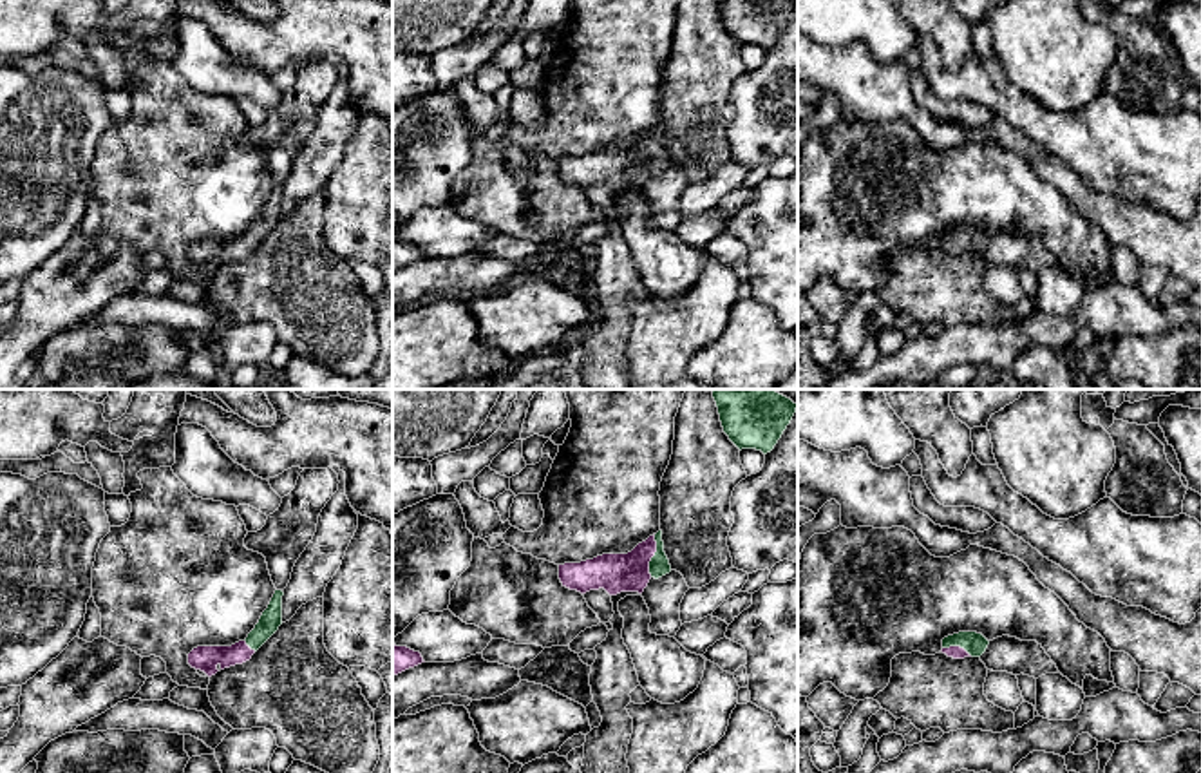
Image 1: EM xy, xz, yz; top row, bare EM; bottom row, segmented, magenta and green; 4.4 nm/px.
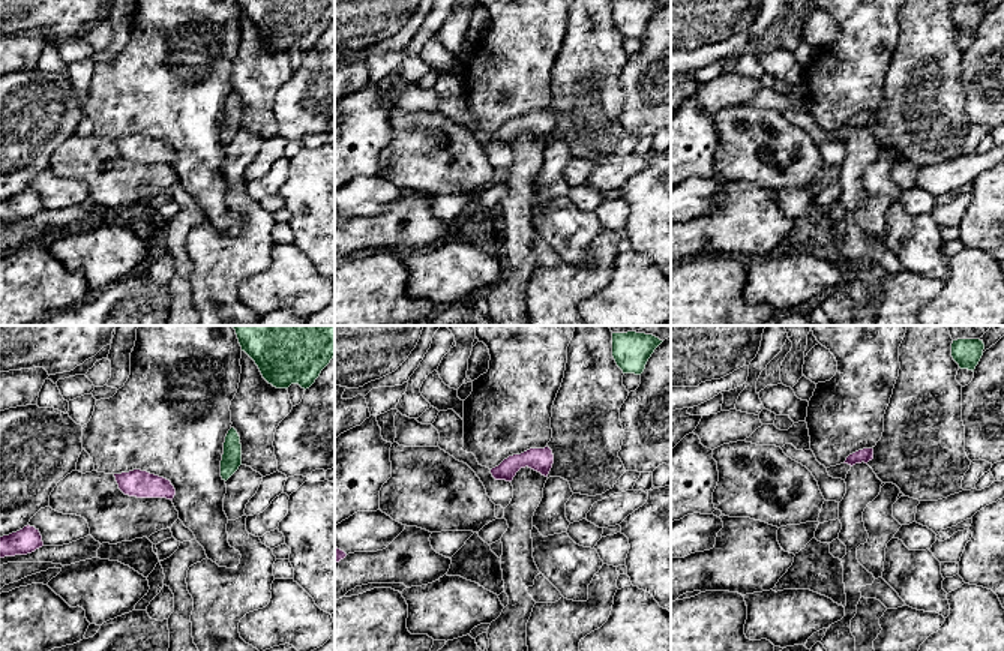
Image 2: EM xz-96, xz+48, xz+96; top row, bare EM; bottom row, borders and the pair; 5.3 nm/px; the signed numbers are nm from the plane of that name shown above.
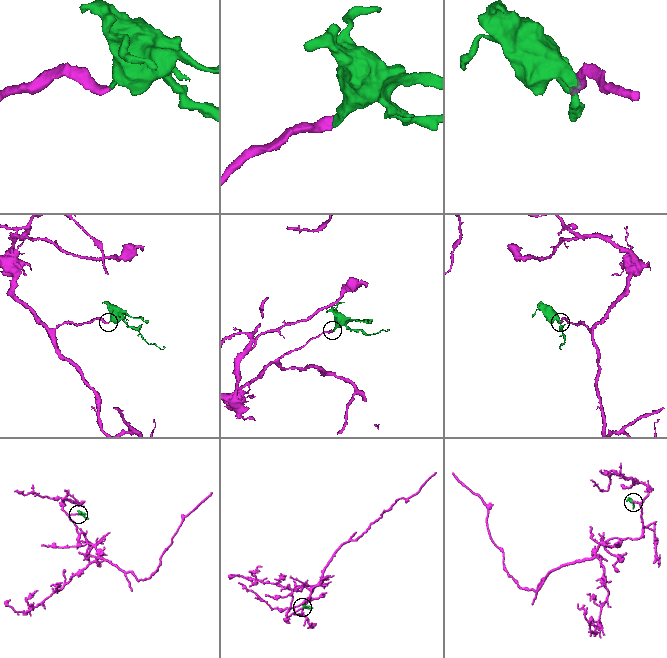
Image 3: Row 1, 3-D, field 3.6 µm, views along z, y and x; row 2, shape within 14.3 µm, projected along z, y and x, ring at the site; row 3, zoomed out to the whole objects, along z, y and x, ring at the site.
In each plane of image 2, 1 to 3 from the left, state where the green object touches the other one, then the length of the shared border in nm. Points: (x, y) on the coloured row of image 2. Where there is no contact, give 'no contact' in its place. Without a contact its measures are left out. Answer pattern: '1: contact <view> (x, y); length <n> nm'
1: no contact
2: no contact
3: no contact

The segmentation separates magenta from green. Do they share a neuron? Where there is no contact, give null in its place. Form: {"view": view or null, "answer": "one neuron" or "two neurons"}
{"view": "xz", "answer": "one neuron"}

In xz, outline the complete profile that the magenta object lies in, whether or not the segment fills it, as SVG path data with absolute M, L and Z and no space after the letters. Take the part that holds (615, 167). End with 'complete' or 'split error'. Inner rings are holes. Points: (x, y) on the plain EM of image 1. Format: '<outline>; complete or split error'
M662 125L638 138L628 148L602 148L581 157L559 159L563 181L586 188L604 183L610 190L620 186L642 188L649 174L671 167L664 147Z; split error

